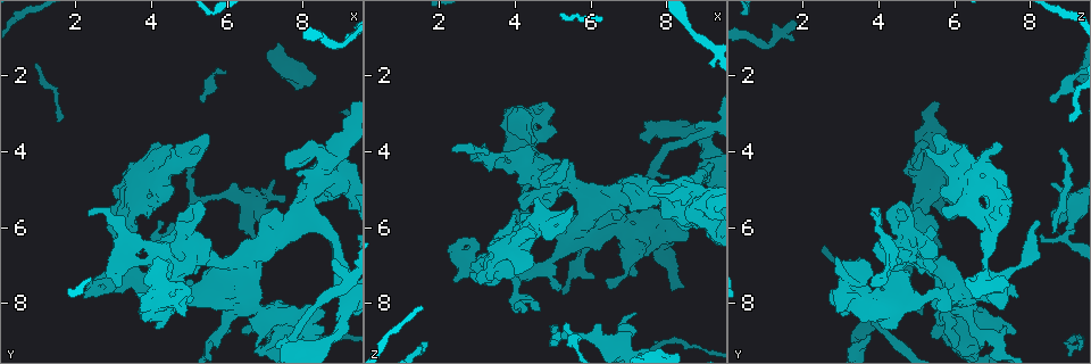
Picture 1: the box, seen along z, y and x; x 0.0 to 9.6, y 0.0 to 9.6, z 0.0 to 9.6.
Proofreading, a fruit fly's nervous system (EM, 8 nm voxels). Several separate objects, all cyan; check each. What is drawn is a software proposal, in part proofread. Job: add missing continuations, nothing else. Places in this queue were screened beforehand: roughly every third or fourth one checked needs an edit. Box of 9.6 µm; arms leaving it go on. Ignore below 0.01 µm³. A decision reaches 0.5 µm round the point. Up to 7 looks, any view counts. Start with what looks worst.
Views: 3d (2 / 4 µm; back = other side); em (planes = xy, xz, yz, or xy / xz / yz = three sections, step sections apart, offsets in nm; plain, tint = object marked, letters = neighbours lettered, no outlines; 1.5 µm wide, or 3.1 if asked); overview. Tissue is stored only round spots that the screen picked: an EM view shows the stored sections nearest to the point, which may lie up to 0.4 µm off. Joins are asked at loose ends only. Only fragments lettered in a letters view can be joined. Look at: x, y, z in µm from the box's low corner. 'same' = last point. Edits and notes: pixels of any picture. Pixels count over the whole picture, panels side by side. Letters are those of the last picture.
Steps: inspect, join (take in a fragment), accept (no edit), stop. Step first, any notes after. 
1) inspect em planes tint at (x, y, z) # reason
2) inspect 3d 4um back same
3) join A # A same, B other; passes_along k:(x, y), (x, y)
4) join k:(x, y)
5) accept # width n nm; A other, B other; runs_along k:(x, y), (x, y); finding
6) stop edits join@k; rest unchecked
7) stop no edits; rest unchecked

inspect em planes letters at (5.00, 6.20, 8.55) # branch stops here

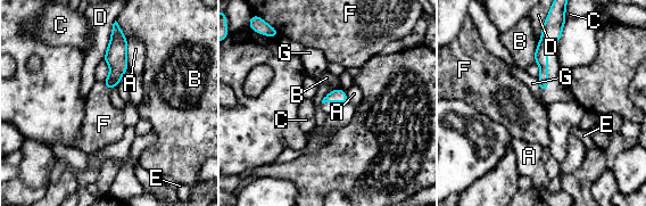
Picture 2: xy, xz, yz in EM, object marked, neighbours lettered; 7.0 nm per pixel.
join F # A other, B other, C other, D other, E other, F same, G other; the neuron continues

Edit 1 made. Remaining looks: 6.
inspect overview

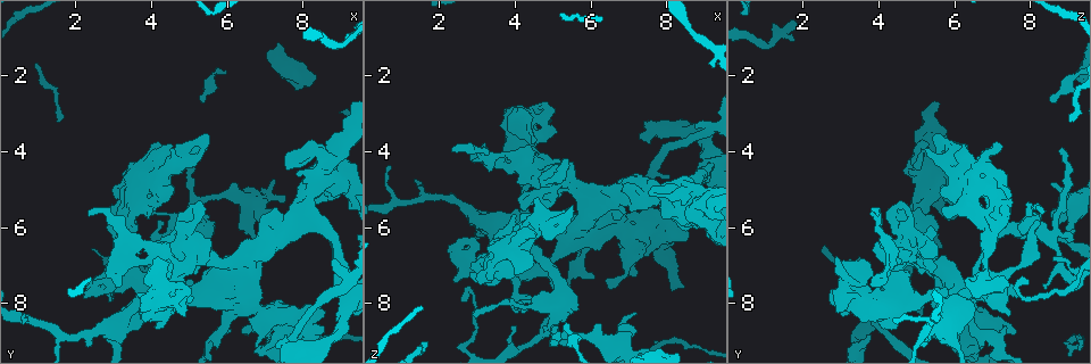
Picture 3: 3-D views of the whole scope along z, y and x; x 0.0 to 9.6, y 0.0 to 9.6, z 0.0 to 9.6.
inspect em xy step 8 letters at (7.15, 8.85, 7.30) # free end

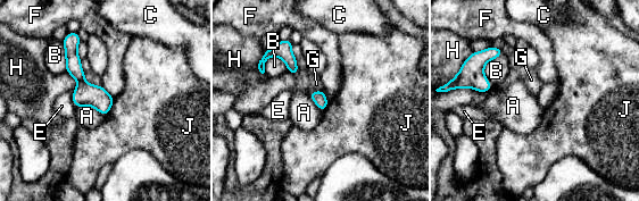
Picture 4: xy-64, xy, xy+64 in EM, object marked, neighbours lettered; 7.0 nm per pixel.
inspect em planes letters same # another direction

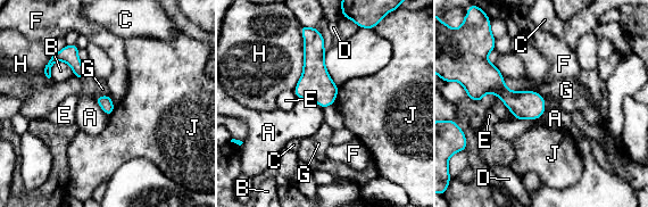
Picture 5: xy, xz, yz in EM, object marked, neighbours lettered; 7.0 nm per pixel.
accept # A other, B other, C other, D other, E other, F other, G other, H other, J other; border 5:(546, 109), (536, 118), (521, 119); no lettered fragment goes on from it

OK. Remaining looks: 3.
inspect 3d 2um at (4.45, 7.05, 3.85) # stops while still wide

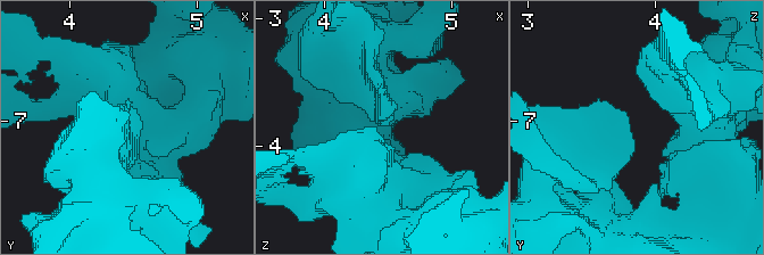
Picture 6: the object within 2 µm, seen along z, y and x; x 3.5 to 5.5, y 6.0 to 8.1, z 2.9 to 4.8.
inspect em planes letters at (4.46, 7.08, 3.82) # need the tissue

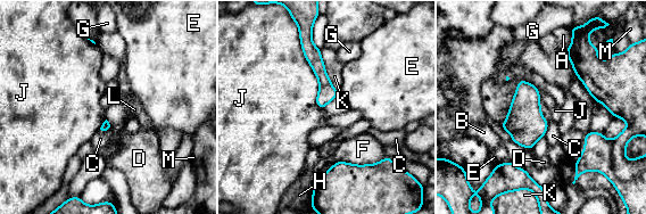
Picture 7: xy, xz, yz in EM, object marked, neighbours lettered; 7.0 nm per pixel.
accept # A other, B other, C other, D other, E other, F other, G other, H other, J other, K other, L other, M other; runs_along 7:(306, 43), (323, 79), (321, 105); no lettered fragment goes on from it

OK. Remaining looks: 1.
stop edits join@2; rest unchecked

